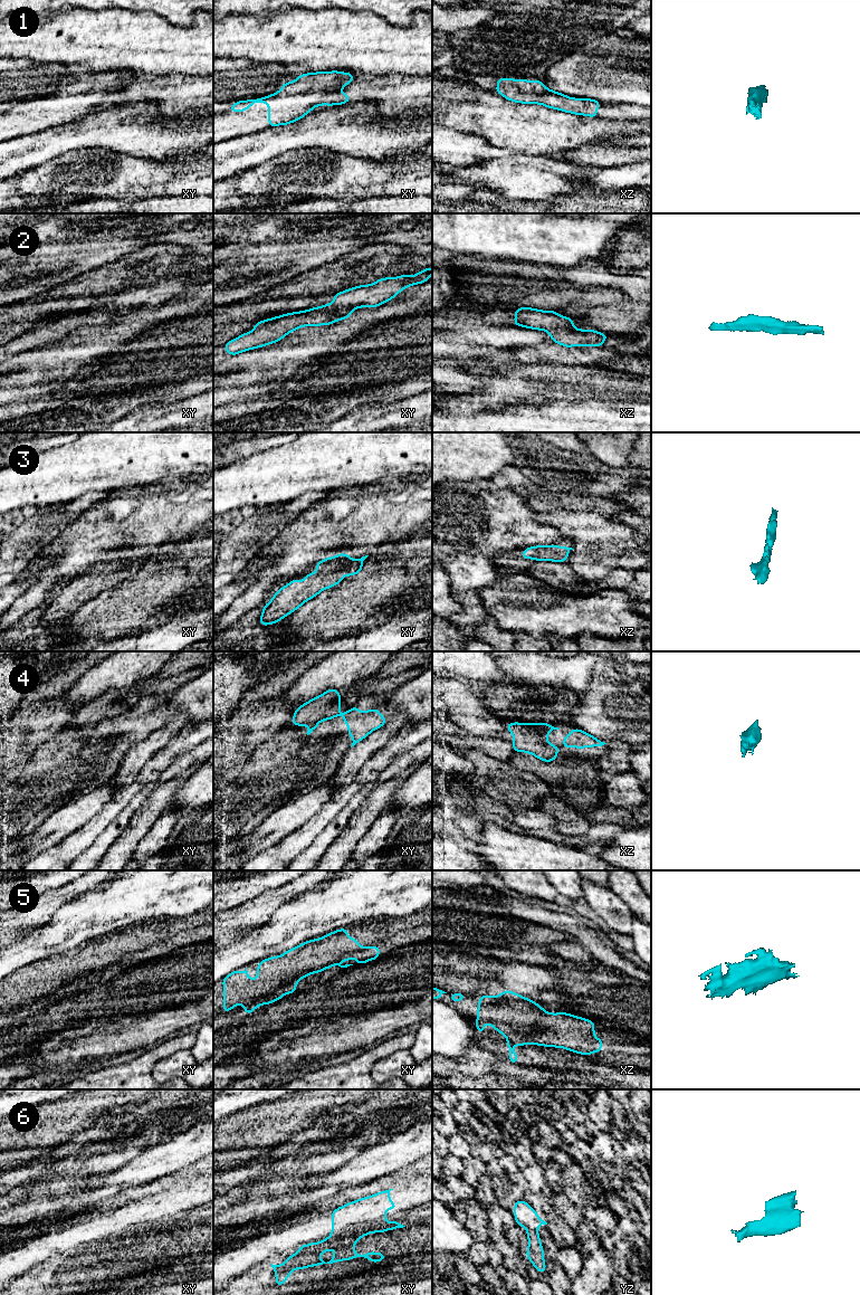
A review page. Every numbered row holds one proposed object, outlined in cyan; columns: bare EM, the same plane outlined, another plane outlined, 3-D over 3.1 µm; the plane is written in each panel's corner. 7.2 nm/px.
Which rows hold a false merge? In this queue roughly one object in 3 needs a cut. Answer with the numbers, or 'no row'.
6

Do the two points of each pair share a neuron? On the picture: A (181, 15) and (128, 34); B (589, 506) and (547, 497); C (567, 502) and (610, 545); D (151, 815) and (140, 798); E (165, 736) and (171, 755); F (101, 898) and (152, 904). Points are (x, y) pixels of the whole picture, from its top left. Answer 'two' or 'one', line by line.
A: two
B: one
C: two
D: two
E: two
F: one

